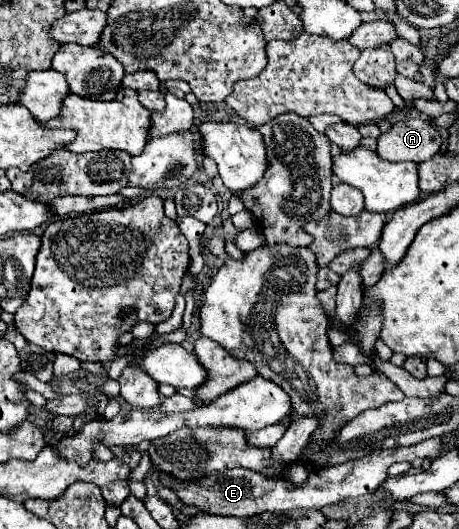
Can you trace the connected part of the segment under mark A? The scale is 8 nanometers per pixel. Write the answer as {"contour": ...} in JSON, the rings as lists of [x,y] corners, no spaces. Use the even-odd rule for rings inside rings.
{"contour":[[[403,117],[377,139],[377,155],[385,161],[415,161],[433,157],[443,145],[439,131],[421,117]]]}

